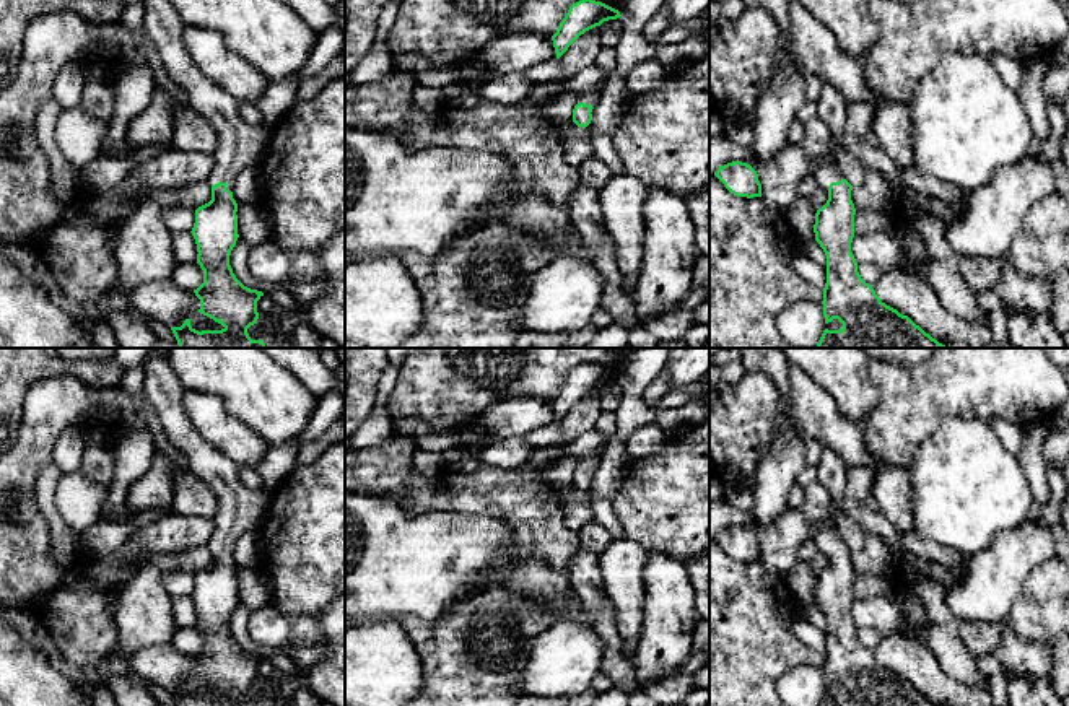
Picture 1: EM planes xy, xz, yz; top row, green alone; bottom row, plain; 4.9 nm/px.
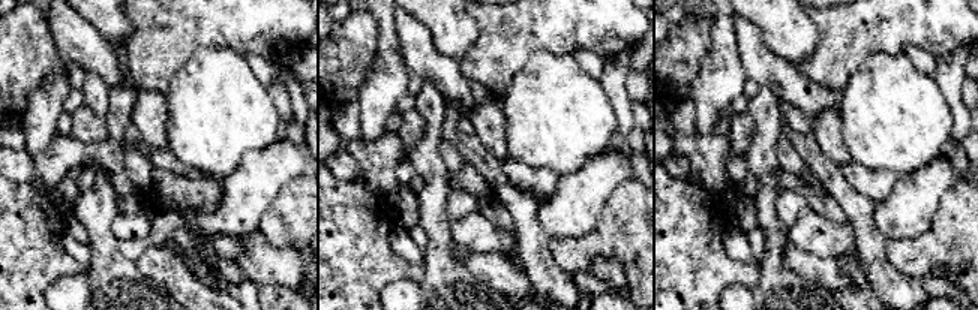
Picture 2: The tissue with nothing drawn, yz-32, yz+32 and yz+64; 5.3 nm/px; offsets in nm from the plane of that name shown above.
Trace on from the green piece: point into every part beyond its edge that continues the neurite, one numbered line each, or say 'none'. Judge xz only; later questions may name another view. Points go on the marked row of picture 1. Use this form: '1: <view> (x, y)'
1: xz (589, 96)

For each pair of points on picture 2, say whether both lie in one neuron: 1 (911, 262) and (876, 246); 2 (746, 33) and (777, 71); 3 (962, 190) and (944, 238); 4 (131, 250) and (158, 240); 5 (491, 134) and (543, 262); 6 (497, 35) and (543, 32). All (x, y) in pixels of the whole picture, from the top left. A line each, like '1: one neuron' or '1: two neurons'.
1: two neurons
2: one neuron
3: one neuron
4: one neuron
5: two neurons
6: one neuron

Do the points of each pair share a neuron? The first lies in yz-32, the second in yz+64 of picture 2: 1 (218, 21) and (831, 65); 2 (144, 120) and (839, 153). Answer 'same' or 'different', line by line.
1: same
2: same

